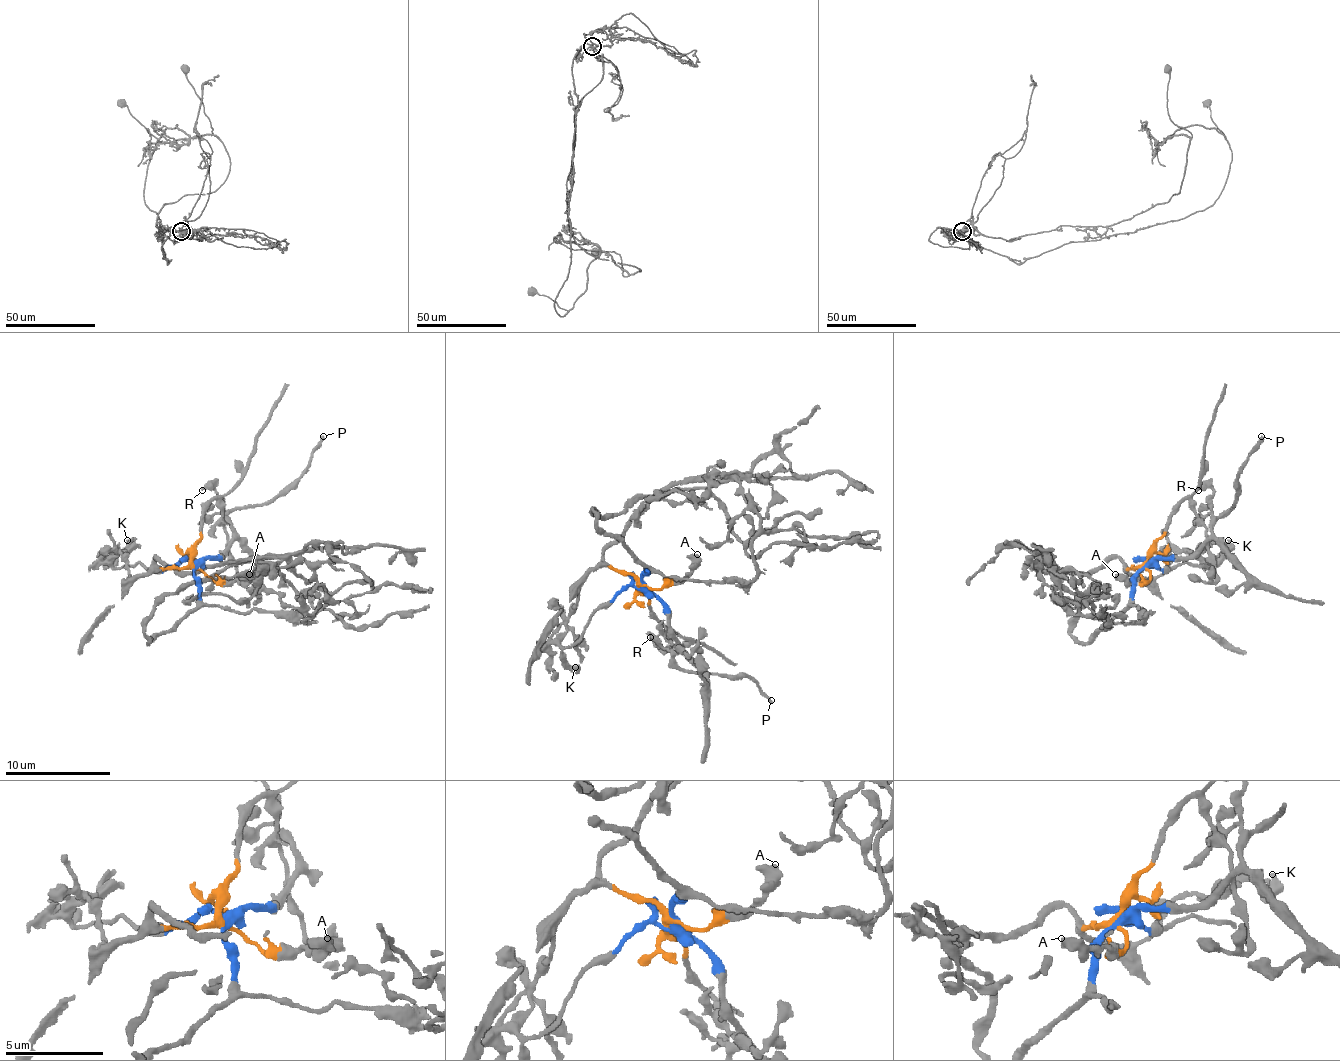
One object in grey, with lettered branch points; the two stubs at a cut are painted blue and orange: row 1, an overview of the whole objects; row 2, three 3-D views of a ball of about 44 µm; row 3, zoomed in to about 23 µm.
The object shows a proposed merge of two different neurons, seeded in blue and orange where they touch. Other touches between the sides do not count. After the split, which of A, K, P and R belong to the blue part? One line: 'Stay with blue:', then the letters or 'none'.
Stay with blue: K, P, R

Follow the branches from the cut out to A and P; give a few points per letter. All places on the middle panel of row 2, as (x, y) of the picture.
A: (640, 585), (658, 588), (674, 585), (698, 553)
P: (640, 585), (664, 606), (666, 625), (679, 646), (674, 659), (682, 669), (745, 675), (772, 701)

